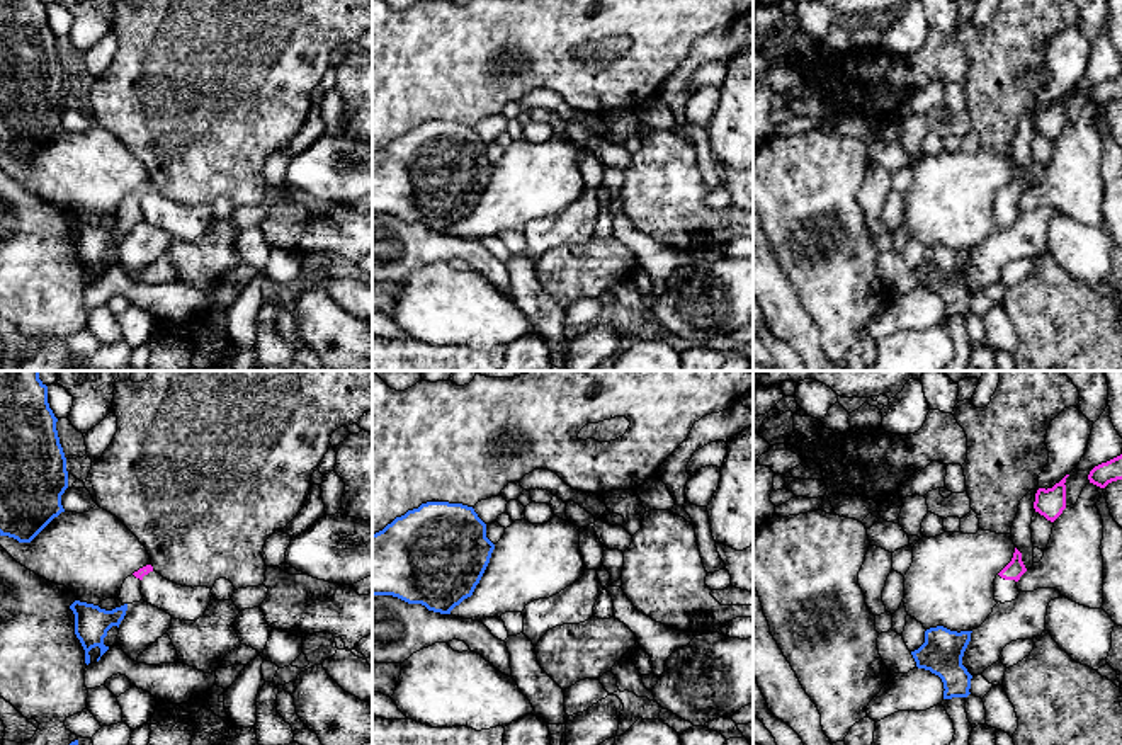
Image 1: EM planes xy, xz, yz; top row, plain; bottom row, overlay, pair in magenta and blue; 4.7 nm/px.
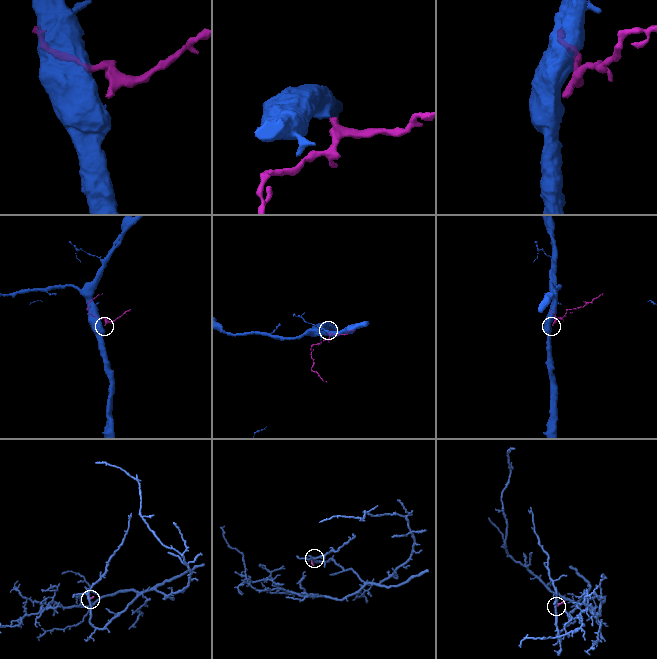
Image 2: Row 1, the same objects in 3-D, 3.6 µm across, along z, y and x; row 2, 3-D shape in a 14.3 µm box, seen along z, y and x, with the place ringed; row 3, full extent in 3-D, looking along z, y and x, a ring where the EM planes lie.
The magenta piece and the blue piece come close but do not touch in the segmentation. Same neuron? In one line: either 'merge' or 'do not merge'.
merge

